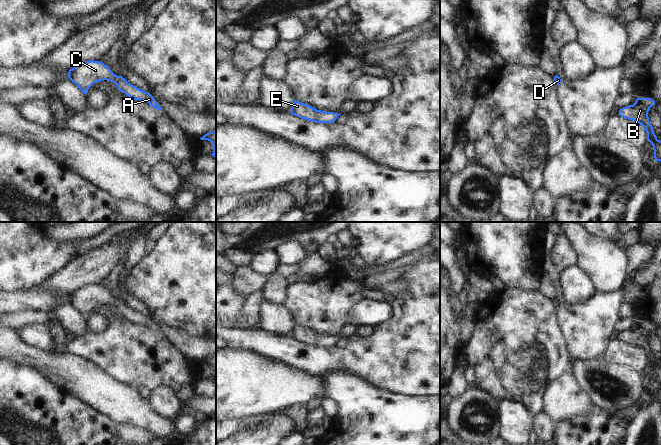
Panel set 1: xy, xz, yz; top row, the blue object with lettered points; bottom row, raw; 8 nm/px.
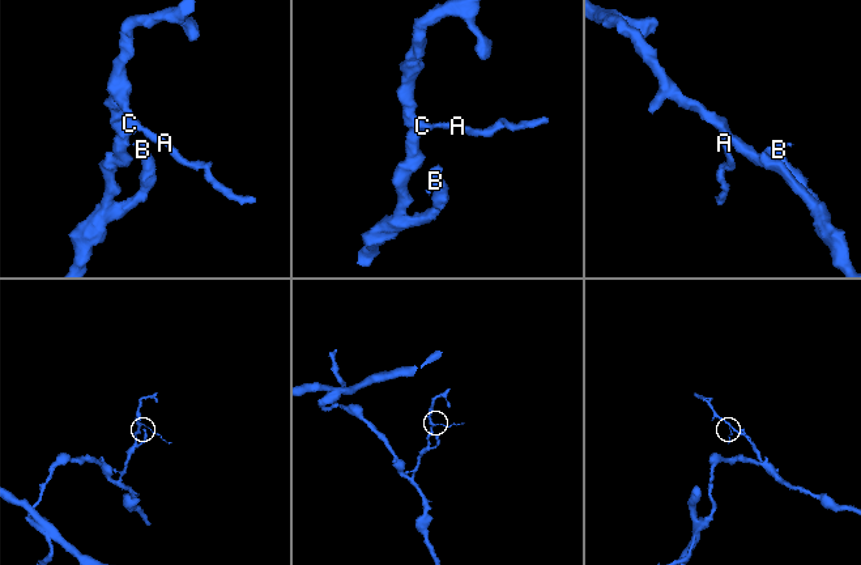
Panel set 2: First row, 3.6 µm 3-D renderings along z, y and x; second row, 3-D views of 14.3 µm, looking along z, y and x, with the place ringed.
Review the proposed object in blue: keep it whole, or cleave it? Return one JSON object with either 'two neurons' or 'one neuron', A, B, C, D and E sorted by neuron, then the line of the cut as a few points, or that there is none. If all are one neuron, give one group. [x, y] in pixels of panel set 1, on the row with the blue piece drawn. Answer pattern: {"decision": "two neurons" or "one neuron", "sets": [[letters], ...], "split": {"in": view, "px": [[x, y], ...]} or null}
{"decision": "one neuron", "sets": [["A", "B", "C", "D", "E"]], "split": null}

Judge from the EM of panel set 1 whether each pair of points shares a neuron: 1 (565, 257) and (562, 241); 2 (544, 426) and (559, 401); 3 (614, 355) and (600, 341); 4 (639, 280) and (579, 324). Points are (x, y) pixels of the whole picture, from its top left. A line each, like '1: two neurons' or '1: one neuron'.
1: one neuron
2: two neurons
3: two neurons
4: one neuron

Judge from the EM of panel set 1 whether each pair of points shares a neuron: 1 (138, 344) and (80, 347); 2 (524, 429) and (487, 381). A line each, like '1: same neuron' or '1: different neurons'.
1: same neuron
2: different neurons

